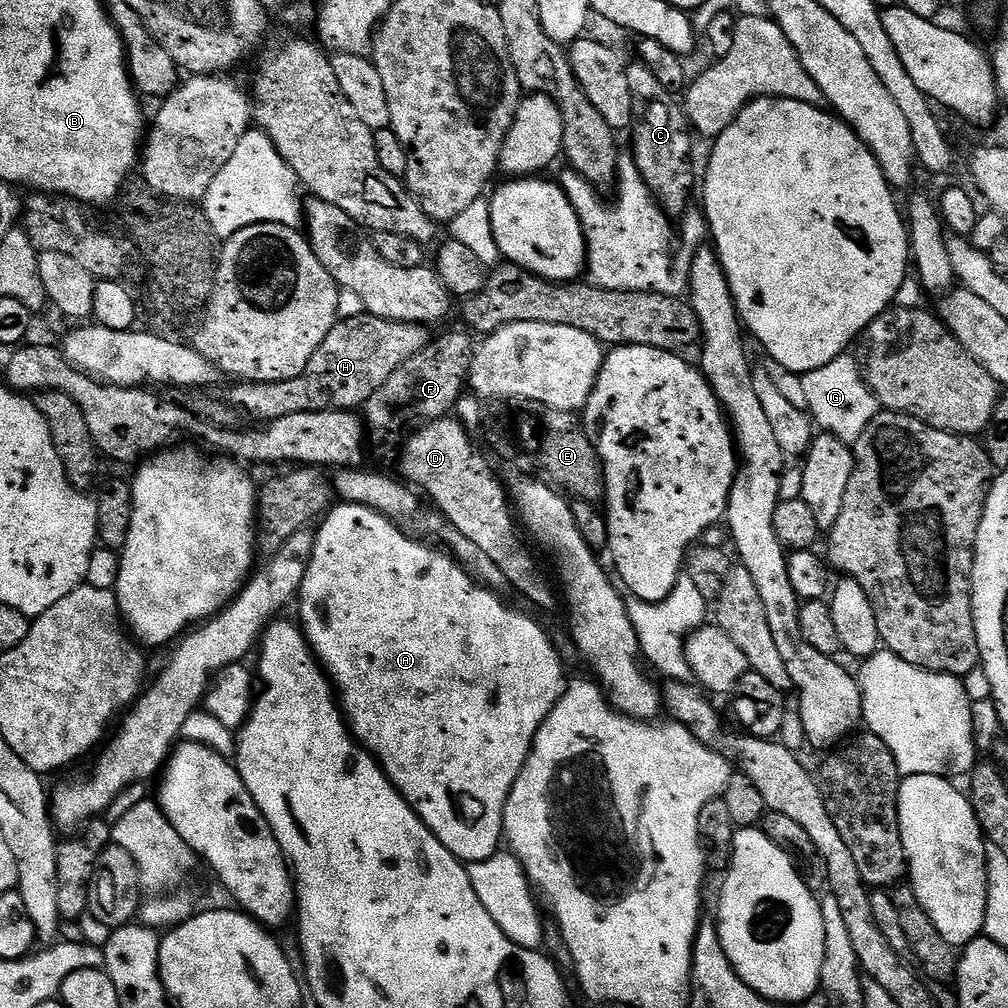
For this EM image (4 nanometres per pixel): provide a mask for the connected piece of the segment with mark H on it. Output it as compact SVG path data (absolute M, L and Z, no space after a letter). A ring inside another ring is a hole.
M367 314L341 319L330 330L330 334L326 334L326 342L322 342L322 346L314 350L314 358L310 358L306 370L302 370L298 378L290 378L286 382L274 382L273 384L233 383L233 388L228 392L229 401L227 400L227 403L237 413L245 412L246 415L260 420L256 422L277 420L286 414L298 414L299 412L346 412L363 409L364 403L378 390L382 390L382 382L386 382L386 378L390 378L390 374L398 370L398 366L410 362L410 358L414 358L418 350L428 345L430 339L428 332L429 329L422 324L394 322Z

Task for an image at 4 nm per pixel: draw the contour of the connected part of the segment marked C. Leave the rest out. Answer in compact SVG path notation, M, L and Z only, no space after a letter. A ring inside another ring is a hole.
M639 62L626 67L626 82L630 82L630 102L632 103L632 161L638 166L638 174L652 191L652 197L660 209L670 218L683 217L689 211L688 199L692 187L697 187L698 176L692 173L692 140L688 117L683 107L674 101L673 93L662 86L662 82L652 70Z

